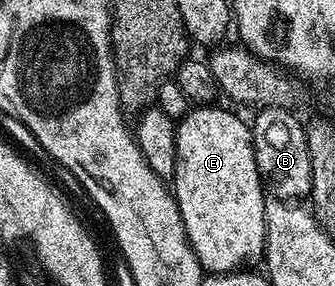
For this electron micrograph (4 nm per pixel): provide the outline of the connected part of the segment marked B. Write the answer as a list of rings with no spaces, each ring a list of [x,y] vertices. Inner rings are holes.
[[[262,107],[252,120],[254,158],[258,174],[262,176],[265,188],[275,198],[293,202],[309,198],[312,187],[312,163],[308,159],[308,143],[303,122],[293,117],[286,107]]]

